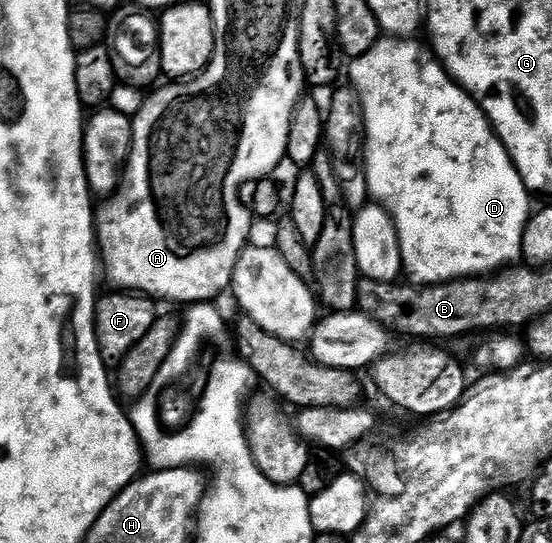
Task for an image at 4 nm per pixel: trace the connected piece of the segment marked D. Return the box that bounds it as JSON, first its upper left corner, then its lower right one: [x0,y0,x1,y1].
[349,35,533,285]

